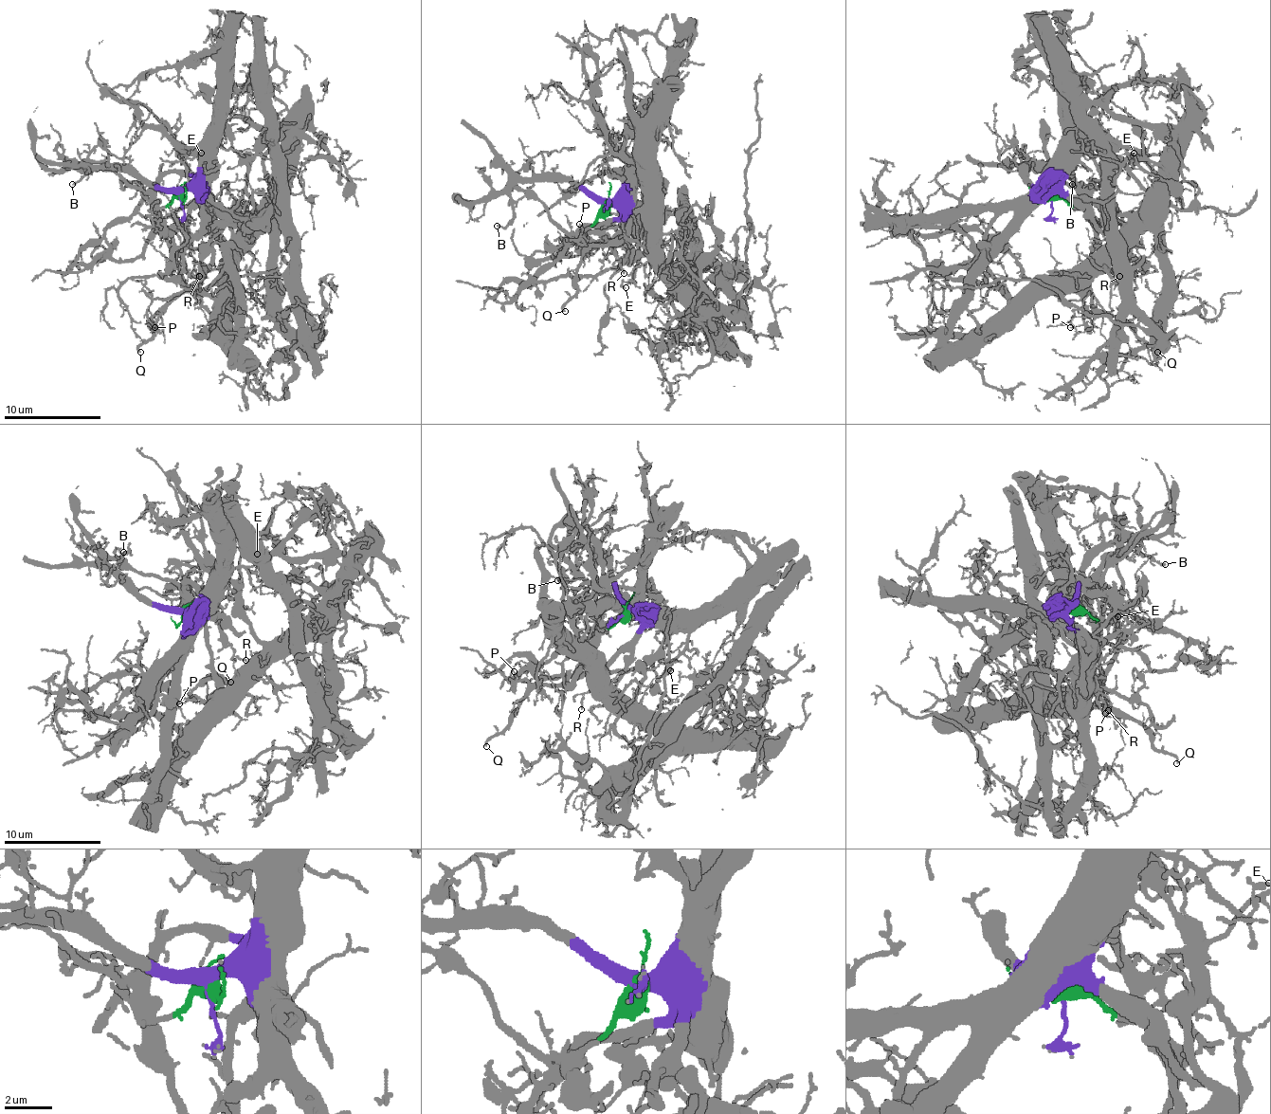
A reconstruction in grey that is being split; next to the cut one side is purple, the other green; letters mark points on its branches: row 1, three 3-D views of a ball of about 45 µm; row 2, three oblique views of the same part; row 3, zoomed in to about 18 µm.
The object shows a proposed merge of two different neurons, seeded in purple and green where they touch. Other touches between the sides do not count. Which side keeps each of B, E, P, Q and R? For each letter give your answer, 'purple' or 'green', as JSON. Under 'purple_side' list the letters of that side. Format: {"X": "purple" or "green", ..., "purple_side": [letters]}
{"B": "purple", "E": "purple", "P": "green", "Q": "green", "R": "purple", "purple_side": ["B", "E", "R"]}

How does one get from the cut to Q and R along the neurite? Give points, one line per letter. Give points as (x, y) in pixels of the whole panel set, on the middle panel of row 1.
Q: (604, 204), (582, 240), (588, 247), (609, 245), (594, 245), (585, 254), (577, 291), (563, 305), (565, 310)
R: (604, 204), (616, 206), (624, 218), (614, 245), (624, 274)

